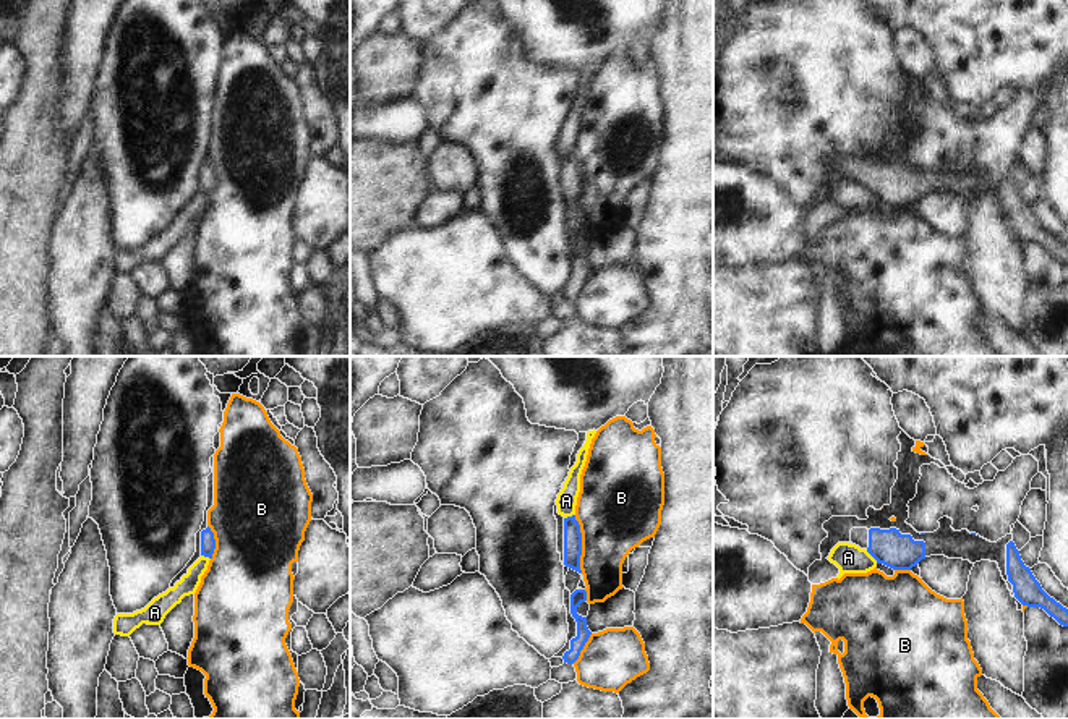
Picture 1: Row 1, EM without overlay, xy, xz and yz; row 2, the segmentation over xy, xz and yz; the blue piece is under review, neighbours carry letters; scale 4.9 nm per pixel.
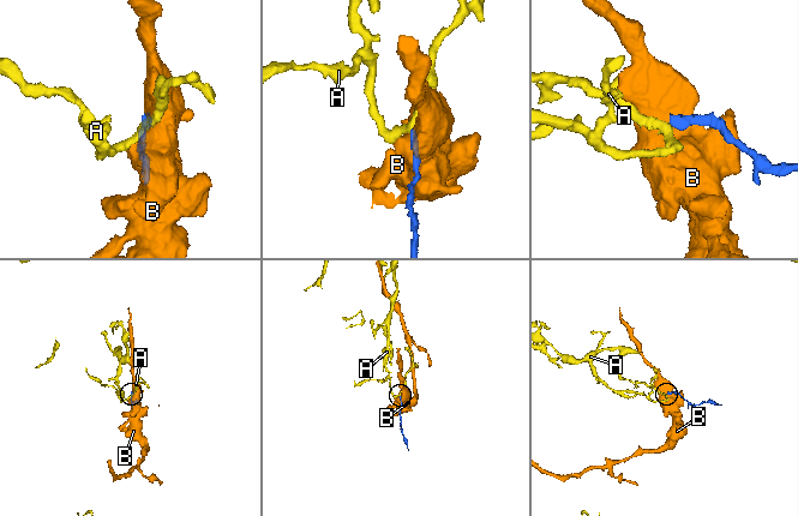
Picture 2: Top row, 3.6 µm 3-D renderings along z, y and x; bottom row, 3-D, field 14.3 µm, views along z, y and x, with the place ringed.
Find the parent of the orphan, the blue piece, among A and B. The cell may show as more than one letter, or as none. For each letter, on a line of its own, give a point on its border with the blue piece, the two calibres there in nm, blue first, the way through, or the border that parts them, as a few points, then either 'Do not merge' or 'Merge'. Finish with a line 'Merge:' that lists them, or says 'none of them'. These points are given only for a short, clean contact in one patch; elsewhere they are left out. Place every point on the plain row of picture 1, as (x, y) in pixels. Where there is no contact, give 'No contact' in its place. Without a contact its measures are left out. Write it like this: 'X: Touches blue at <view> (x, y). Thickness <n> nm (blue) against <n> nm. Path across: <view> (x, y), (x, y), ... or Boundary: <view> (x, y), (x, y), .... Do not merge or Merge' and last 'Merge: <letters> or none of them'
A: Touches blue at yz (871, 191). Thickness 180 nm (blue) against 140 nm. Boundary: yz (866, 187), (877, 199). Do not merge
B: Touches blue at xz (580, 182). Thickness 100 nm (blue) against 400 nm. Do not merge
Merge: none of them

